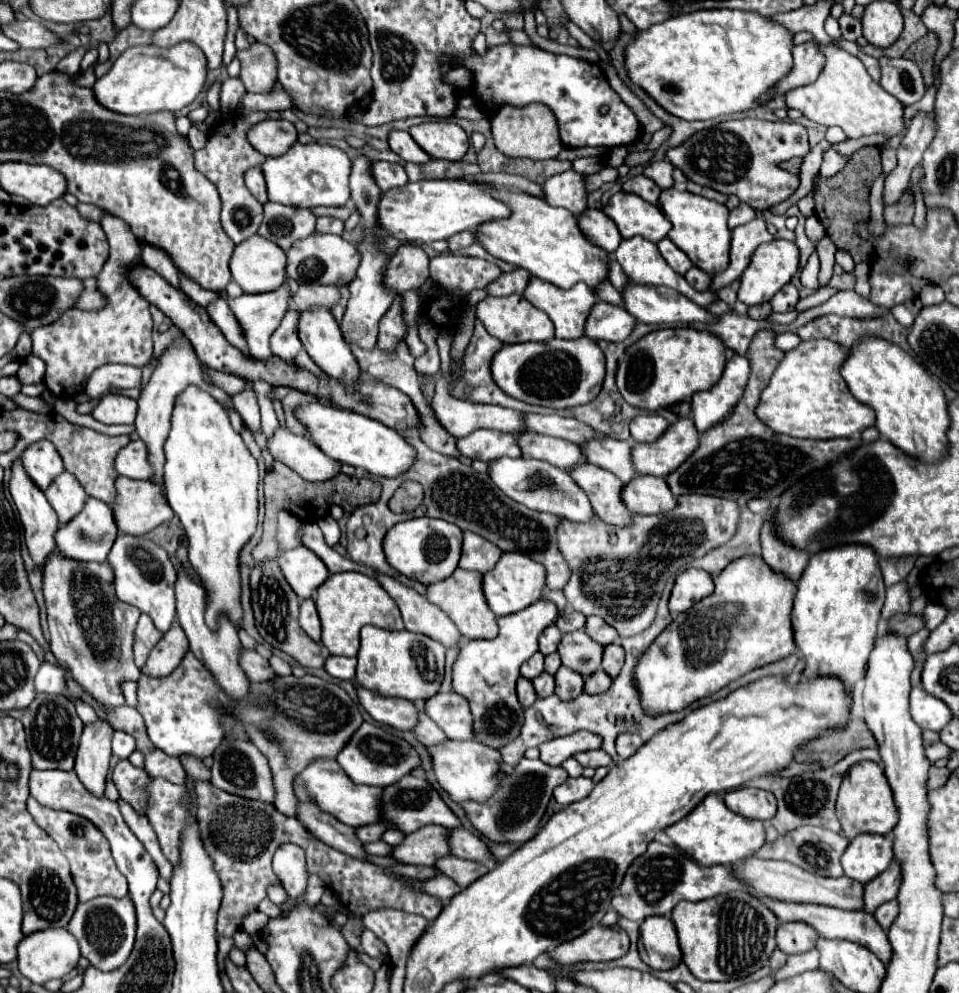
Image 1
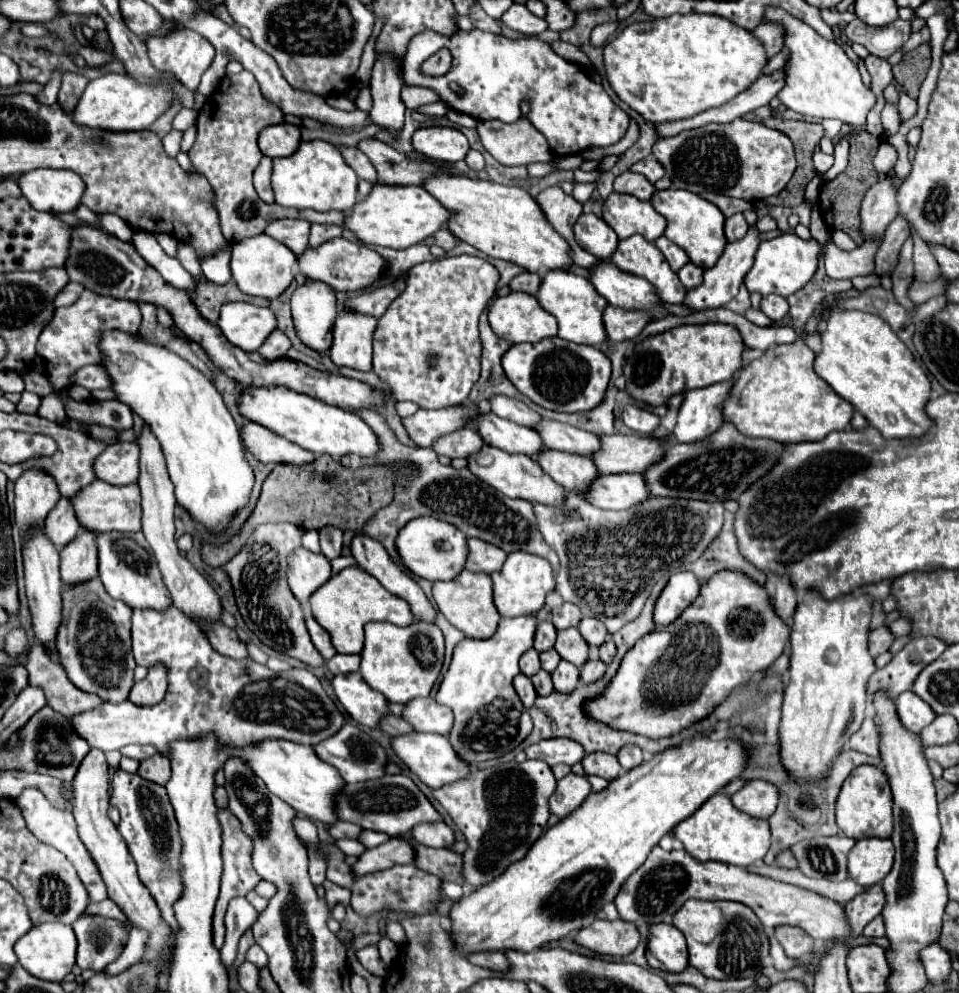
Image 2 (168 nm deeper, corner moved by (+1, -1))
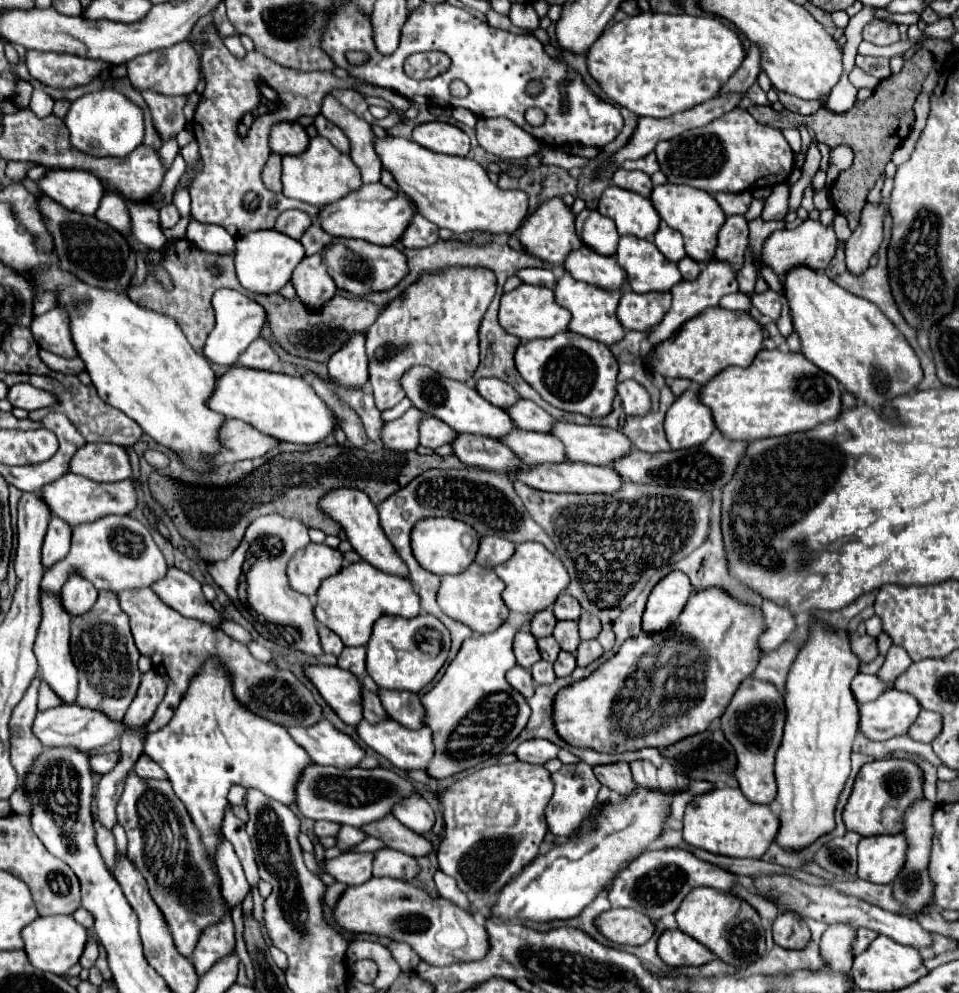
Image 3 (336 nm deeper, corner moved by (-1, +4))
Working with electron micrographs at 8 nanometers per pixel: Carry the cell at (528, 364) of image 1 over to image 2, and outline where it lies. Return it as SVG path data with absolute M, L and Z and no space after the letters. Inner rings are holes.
M559 337L513 345L503 355L503 369L509 381L533 403L561 413L583 413L595 409L605 397L611 377L611 361L607 355L595 347L577 345Z

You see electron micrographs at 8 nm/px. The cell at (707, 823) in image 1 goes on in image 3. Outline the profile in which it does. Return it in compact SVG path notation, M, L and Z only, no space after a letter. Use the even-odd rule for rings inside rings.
M715 788L707 794L695 796L685 810L683 838L687 844L733 858L761 858L779 830L779 818L769 806L749 802L743 792L735 788Z

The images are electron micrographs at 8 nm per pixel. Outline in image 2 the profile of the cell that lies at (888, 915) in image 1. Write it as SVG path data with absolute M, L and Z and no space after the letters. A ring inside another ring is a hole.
M875 917L863 931L865 937L883 937L885 935L885 925L883 925L883 917Z

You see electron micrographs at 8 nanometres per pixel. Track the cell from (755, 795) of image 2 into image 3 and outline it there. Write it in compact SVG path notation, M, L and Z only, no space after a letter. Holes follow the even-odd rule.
M747 678L735 692L731 704L721 716L721 730L737 752L737 782L747 800L755 804L771 804L777 796L777 784L773 774L775 752L781 744L785 724L785 706L783 696L775 690L773 684L763 680Z

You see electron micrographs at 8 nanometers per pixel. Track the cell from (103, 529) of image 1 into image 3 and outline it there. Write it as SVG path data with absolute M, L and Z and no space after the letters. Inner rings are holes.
M73 572L73 576L69 576L69 580L61 590L61 600L71 616L79 616L85 614L95 604L97 590L93 588L93 584L89 584L89 580Z

